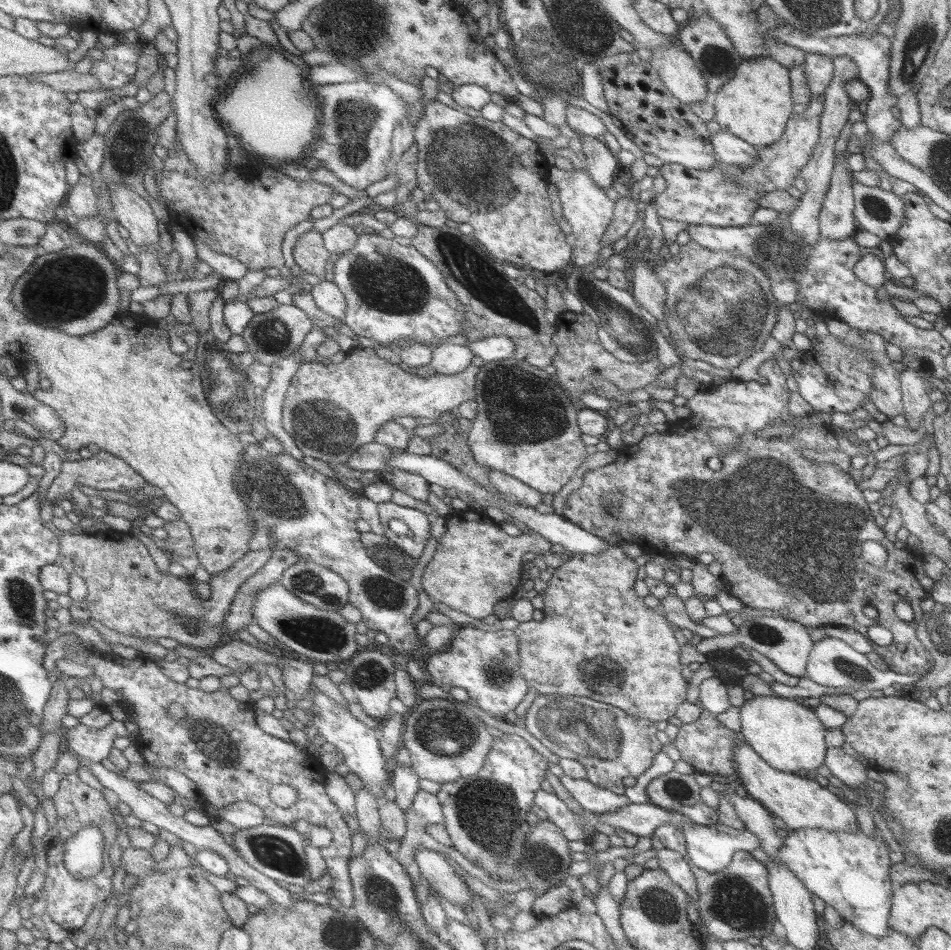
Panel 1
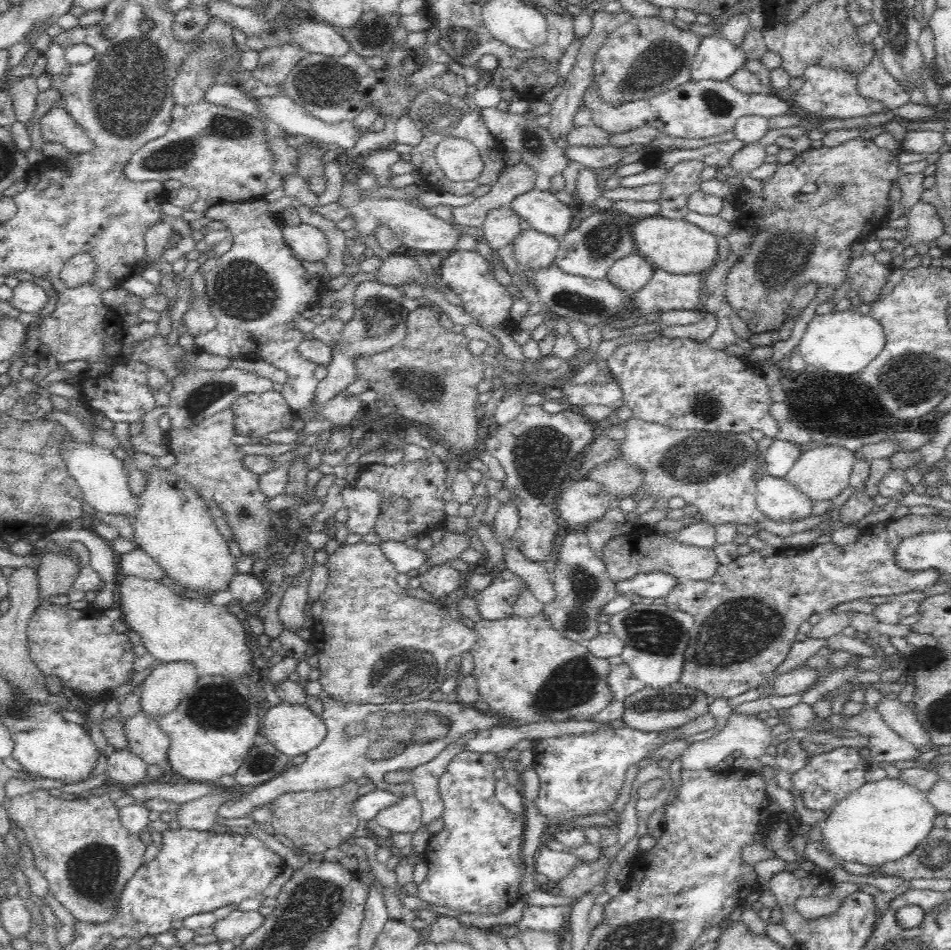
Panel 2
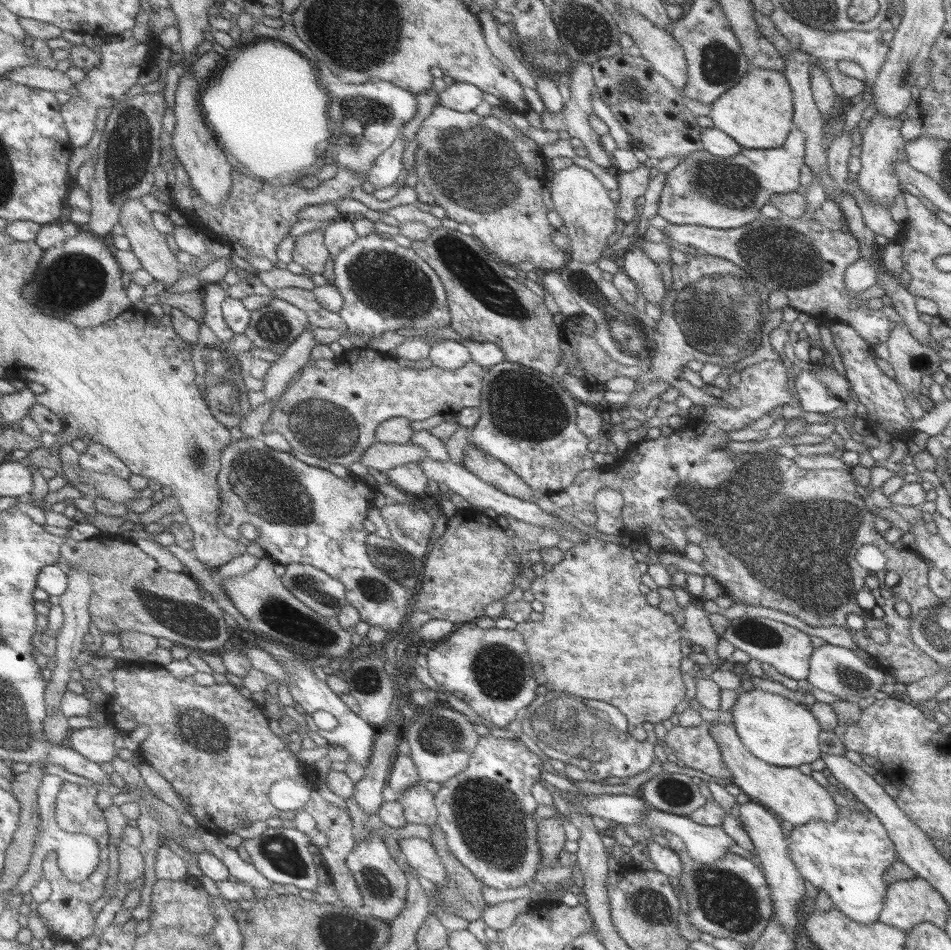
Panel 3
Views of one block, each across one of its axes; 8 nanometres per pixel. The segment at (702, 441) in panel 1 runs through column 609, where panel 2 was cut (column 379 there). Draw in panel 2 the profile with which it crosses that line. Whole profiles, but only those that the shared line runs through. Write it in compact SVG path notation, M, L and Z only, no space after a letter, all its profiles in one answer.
M426 458L409 462L402 459L392 465L372 463L361 468L361 475L356 486L361 489L376 490L383 507L393 496L404 496L412 501L408 514L397 514L386 510L379 513L375 522L375 533L380 536L382 542L394 540L403 543L408 538L428 534L442 527L445 519L443 506L445 505L444 491L447 489L446 483L444 483L446 482L446 469L446 465L442 462L430 462Z

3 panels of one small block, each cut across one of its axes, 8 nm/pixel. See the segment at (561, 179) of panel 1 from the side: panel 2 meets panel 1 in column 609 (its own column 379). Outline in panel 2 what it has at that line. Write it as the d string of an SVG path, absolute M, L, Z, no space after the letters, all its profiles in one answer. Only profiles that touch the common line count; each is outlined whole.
M344 182L343 194L340 205L349 209L349 215L357 219L354 229L360 232L363 240L368 234L373 234L378 224L386 224L396 233L398 240L407 248L414 248L420 252L450 252L458 251L458 242L462 240L462 230L452 222L446 222L435 215L434 209L420 209L417 206L398 200L377 200L361 199L360 195L364 193L358 185L350 182Z

